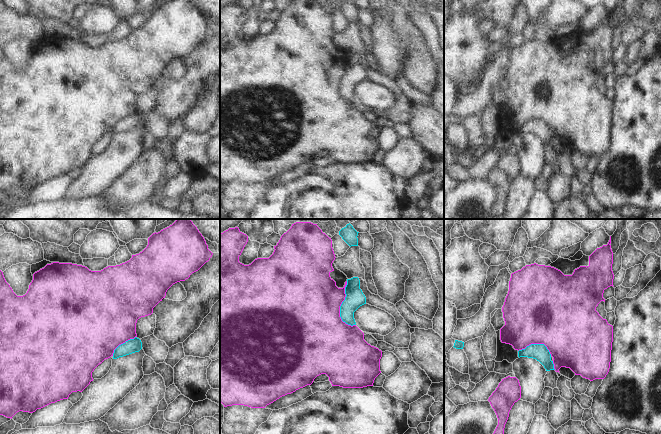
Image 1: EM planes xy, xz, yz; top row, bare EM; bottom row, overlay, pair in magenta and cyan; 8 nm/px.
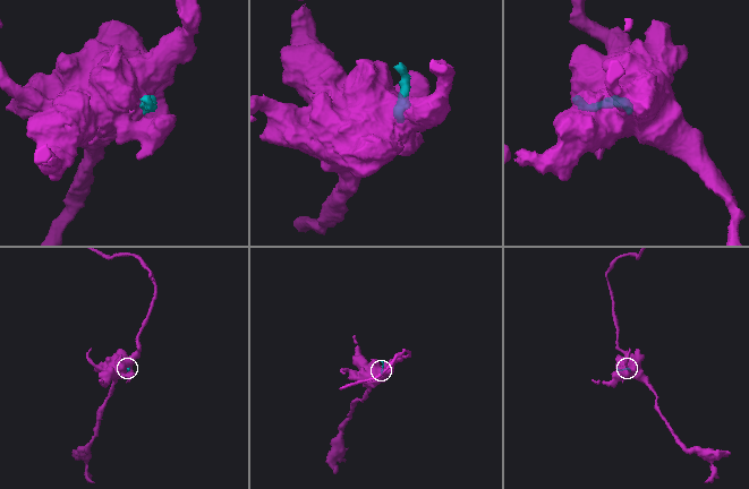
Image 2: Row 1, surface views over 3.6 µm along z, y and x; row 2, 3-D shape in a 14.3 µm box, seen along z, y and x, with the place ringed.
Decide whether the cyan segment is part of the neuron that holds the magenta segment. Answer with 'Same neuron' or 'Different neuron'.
Different neuron.

